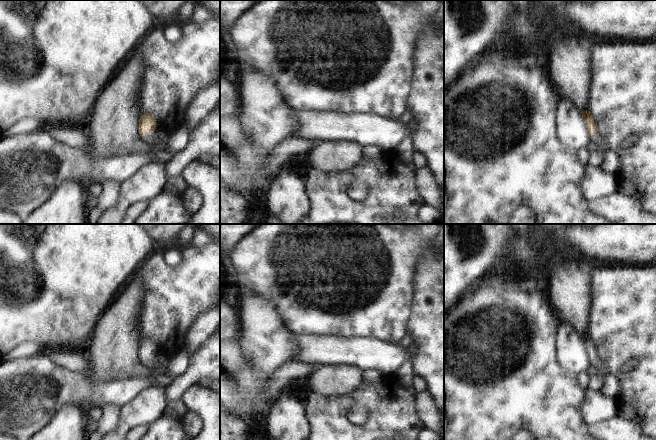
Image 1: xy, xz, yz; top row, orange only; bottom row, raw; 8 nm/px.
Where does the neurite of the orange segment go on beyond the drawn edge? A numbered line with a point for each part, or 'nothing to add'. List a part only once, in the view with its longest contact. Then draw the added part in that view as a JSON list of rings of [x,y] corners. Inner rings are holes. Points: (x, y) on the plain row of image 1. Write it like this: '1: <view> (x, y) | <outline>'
1: xy (148, 362) | [[[151,357],[151,358],[144,358],[143,359],[143,364],[146,365],[148,370],[152,371],[153,374],[156,374],[156,372],[152,370],[152,366],[155,364],[153,357]]]

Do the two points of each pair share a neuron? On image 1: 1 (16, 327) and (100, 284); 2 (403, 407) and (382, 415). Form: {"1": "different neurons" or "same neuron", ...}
{"1": "same neuron", "2": "same neuron"}

